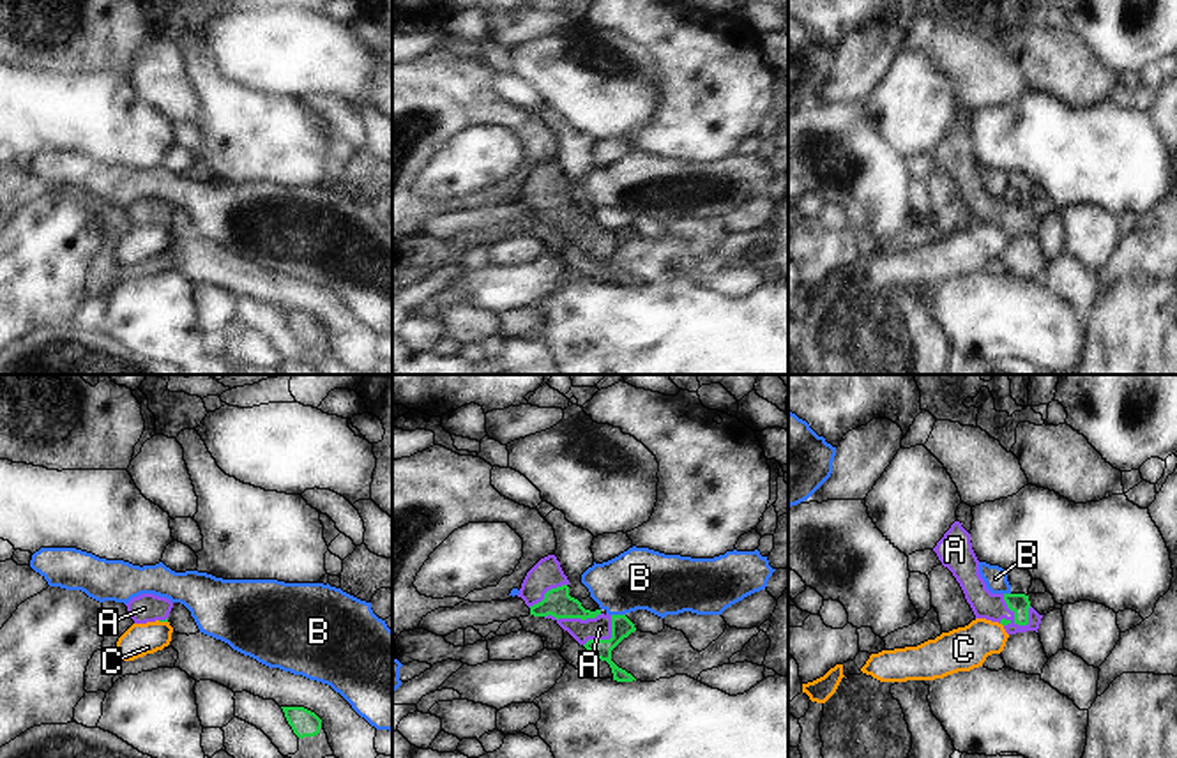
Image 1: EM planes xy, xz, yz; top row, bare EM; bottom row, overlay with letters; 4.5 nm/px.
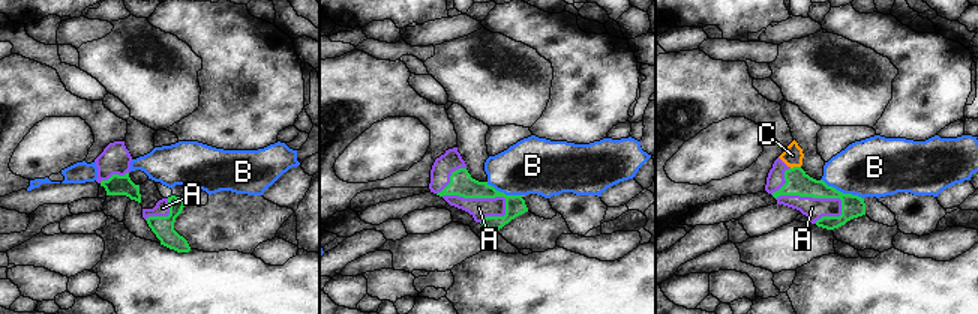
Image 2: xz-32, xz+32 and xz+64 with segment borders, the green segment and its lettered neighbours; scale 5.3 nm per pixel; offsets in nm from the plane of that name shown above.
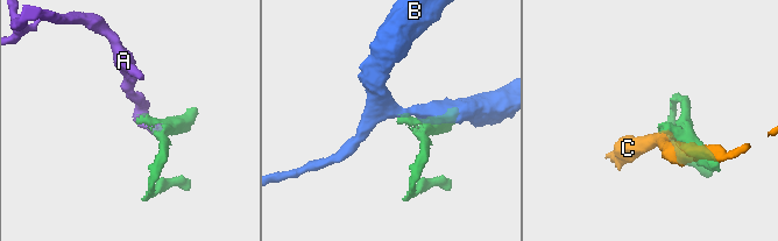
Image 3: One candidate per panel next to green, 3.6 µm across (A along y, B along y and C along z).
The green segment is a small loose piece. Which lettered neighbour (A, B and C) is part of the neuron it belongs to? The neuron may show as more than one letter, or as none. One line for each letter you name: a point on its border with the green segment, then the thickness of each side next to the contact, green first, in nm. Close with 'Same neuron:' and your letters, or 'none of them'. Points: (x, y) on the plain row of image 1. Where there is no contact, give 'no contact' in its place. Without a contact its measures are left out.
A: yz (1015, 218) | 90/130 nm
Same neuron: A

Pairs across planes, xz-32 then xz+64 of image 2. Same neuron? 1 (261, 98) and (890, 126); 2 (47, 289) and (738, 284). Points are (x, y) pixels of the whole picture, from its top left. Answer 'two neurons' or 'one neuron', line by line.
1: one neuron
2: one neuron

